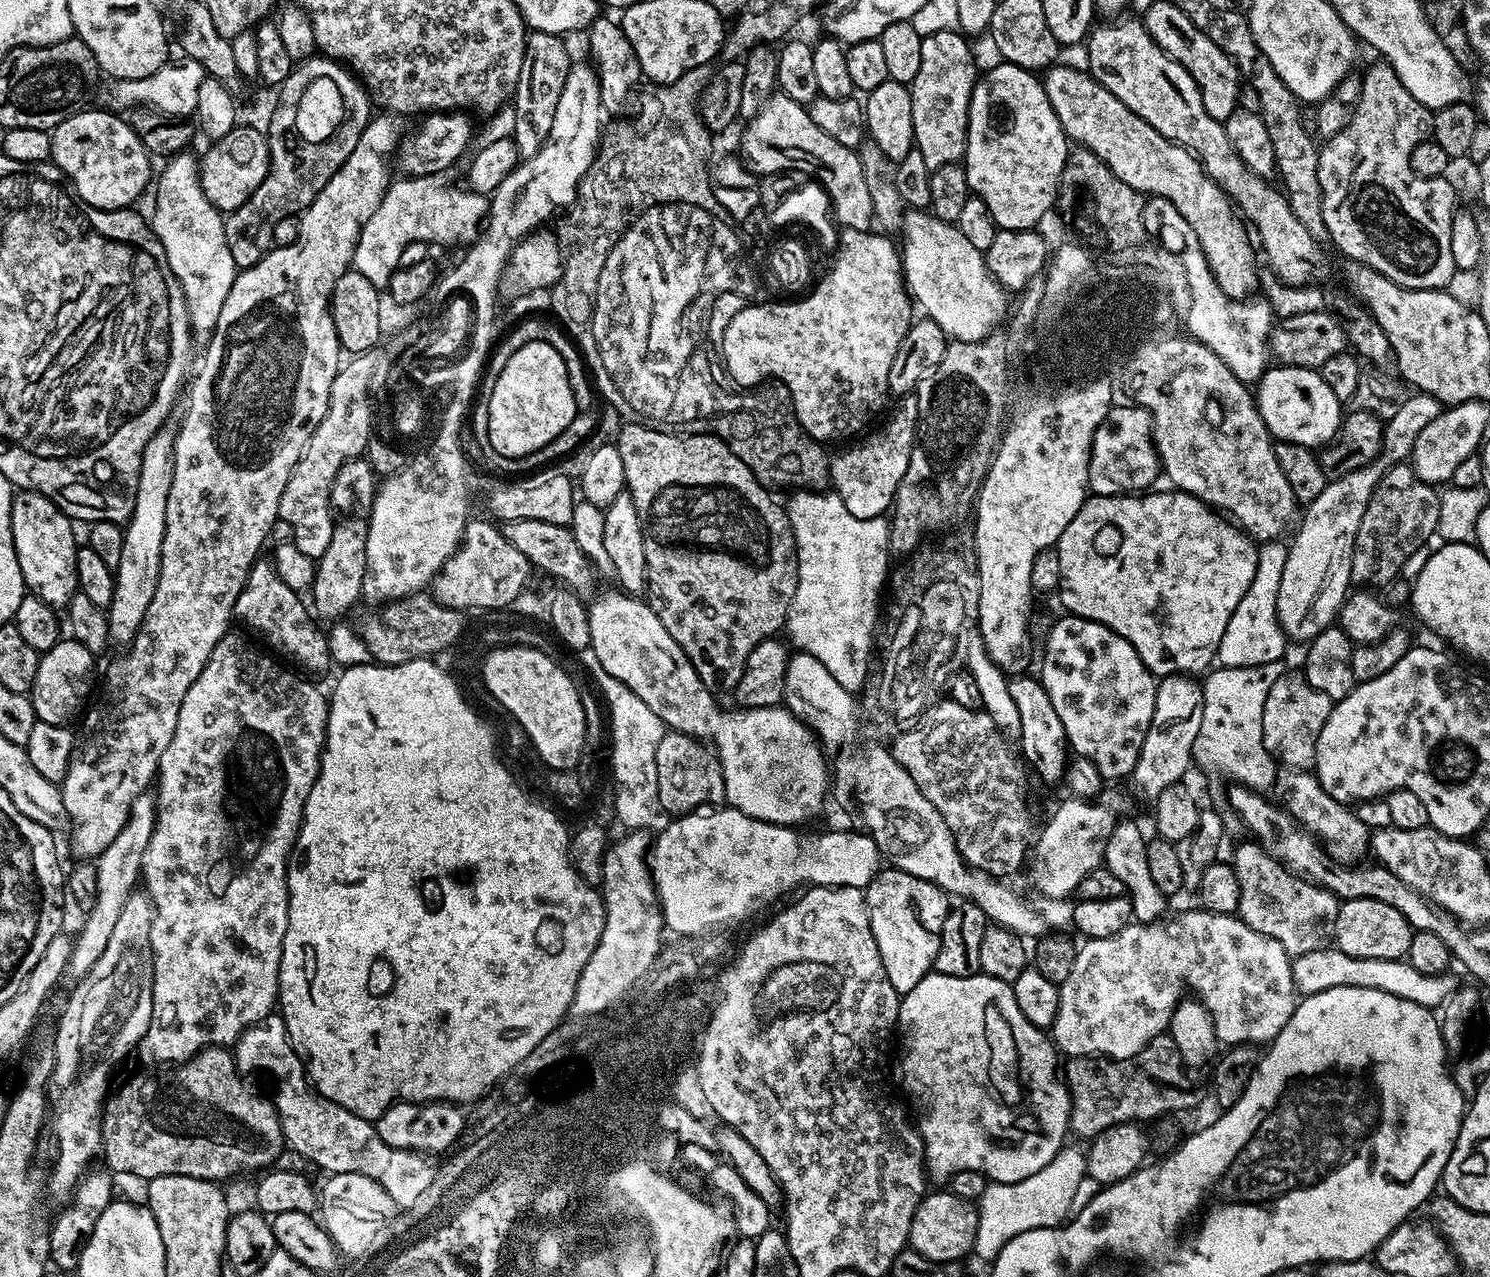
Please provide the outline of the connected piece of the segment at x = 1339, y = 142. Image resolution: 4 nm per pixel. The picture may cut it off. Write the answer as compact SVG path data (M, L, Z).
M1376 62L1368 68L1368 73L1360 80L1360 98L1348 118L1348 124L1342 131L1333 136L1327 137L1319 145L1320 157L1318 158L1318 180L1322 182L1322 216L1327 239L1336 243L1336 248L1344 256L1349 256L1349 261L1364 264L1367 268L1374 269L1378 274L1390 278L1395 284L1401 284L1404 288L1435 288L1444 290L1449 287L1452 275L1457 275L1457 268L1454 266L1454 253L1450 251L1450 222L1452 215L1458 211L1456 204L1456 192L1452 184L1444 176L1434 178L1422 178L1408 165L1410 154L1414 146L1418 146L1431 137L1433 126L1433 111L1418 102L1416 98L1402 85L1401 80L1395 74L1393 68L1387 62Z

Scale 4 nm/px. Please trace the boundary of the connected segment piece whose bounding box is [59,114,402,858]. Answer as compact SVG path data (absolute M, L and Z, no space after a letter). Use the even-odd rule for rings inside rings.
M376 115L369 119L367 126L362 130L362 138L358 138L358 146L350 150L350 158L346 158L346 162L342 162L342 166L332 175L330 182L322 186L318 198L314 198L314 202L310 202L310 206L299 213L300 232L296 235L296 240L273 247L272 251L267 252L257 264L237 271L234 286L230 286L230 294L226 294L226 302L222 302L222 314L218 314L218 322L212 331L212 339L203 349L204 361L201 362L196 377L194 377L195 372L191 377L190 387L187 389L187 392L189 391L188 409L184 412L184 421L176 428L174 482L170 482L170 498L166 498L166 532L163 534L162 566L158 574L158 590L154 590L154 598L150 602L150 610L146 610L146 618L142 622L140 632L133 638L131 644L127 645L125 652L128 653L118 657L109 666L108 681L104 684L104 693L101 694L100 701L92 709L89 707L83 713L84 725L81 726L80 732L78 728L70 766L66 770L66 778L59 785L62 802L66 806L70 833L72 832L72 852L76 856L89 856L89 858L100 856L102 850L106 850L106 846L110 846L110 842L118 838L122 826L126 826L126 818L130 814L130 806L134 798L138 798L138 794L149 791L150 785L155 781L162 754L166 746L170 746L170 738L174 738L174 726L178 726L178 710L182 706L182 698L186 698L186 690L190 690L194 678L202 674L214 646L218 646L223 636L229 635L228 623L233 623L238 594L242 594L242 586L248 577L248 569L256 563L261 555L260 547L267 542L272 527L280 520L282 490L286 490L286 482L302 450L310 442L310 434L314 434L318 422L322 422L322 414L326 414L326 406L330 402L330 386L342 363L342 349L332 321L330 297L338 278L342 278L342 274L346 274L353 267L352 259L360 231L363 230L365 222L374 214L374 210L378 208L388 192L390 183L388 164L390 168L390 157L397 151L402 139L400 124L396 121L399 119L395 115Z

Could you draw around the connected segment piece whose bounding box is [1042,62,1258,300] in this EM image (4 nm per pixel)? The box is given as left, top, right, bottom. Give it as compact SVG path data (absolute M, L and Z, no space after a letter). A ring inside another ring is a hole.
M1063 62L1057 63L1055 66L1047 69L1043 73L1042 83L1046 90L1046 98L1050 98L1050 106L1054 106L1054 114L1058 114L1058 122L1062 126L1065 136L1073 145L1090 150L1096 155L1102 162L1106 162L1106 166L1116 177L1121 178L1122 182L1126 182L1128 186L1133 186L1141 194L1147 194L1148 196L1161 196L1162 198L1169 199L1170 202L1174 202L1174 206L1178 210L1178 214L1182 214L1182 218L1186 218L1186 222L1190 222L1190 226L1194 230L1194 234L1198 234L1198 242L1202 246L1202 250L1206 254L1206 260L1210 266L1212 273L1214 274L1216 281L1222 290L1231 297L1232 300L1243 300L1251 297L1252 292L1256 288L1256 256L1258 260L1258 252L1254 247L1253 237L1250 235L1250 228L1247 223L1242 219L1241 213L1238 211L1237 205L1233 204L1228 199L1228 193L1223 192L1210 177L1204 172L1204 165L1200 160L1193 155L1187 148L1182 147L1180 144L1173 143L1172 140L1167 139L1164 135L1158 133L1144 118L1138 118L1138 114L1134 114L1134 110L1130 110L1130 106L1126 106L1118 98L1114 98L1114 94L1110 94L1110 90L1106 90L1106 86L1102 86L1096 79L1093 78L1087 71L1081 70L1079 72L1076 68L1071 68L1068 64Z

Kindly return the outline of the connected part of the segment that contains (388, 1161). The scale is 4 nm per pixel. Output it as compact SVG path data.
M267 1016L246 1029L234 1045L234 1059L237 1072L248 1078L257 1076L268 1083L272 1091L270 1099L280 1115L284 1141L295 1155L303 1156L309 1165L317 1164L328 1174L366 1174L374 1178L386 1194L394 1194L394 1176L402 1180L404 1174L414 1174L414 1168L428 1168L434 1161L431 1155L423 1152L386 1146L371 1119L346 1110L316 1091L304 1071L299 1054L288 1041L283 1016Z

